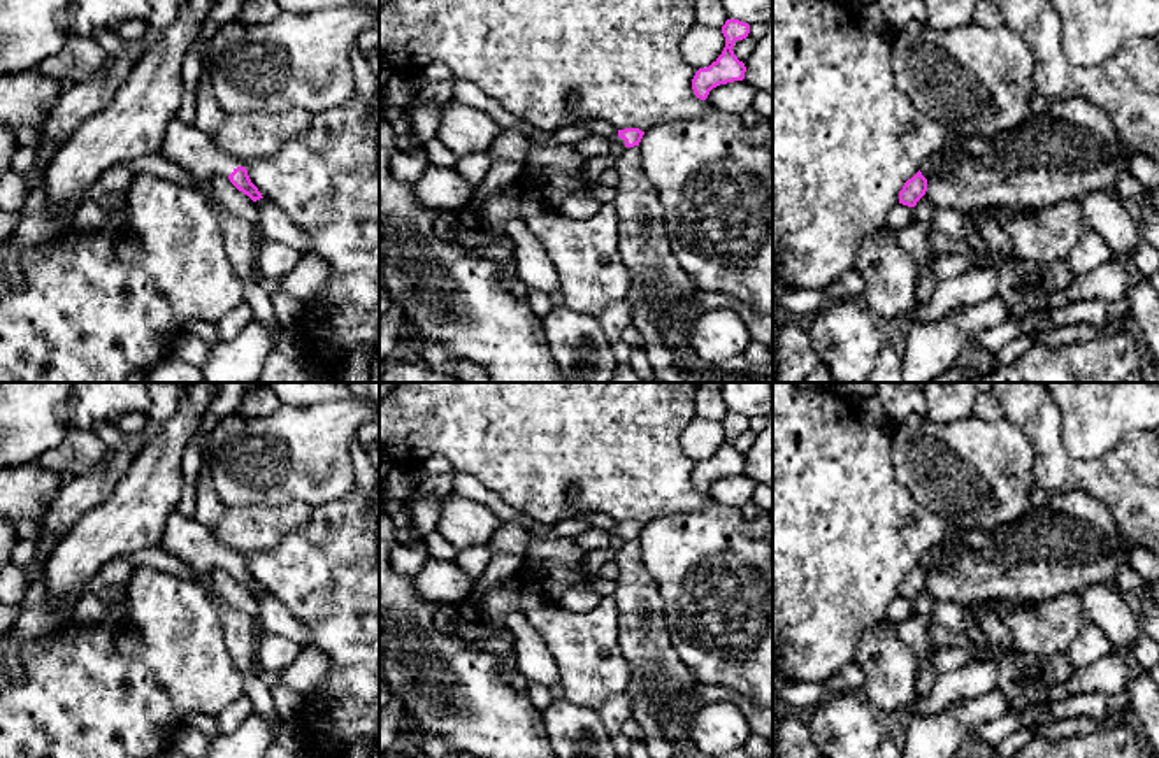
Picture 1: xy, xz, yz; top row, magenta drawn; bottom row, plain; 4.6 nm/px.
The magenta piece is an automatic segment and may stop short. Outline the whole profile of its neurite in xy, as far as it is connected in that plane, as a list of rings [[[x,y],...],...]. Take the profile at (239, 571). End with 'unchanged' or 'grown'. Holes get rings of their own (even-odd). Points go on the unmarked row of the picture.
[[[174,511],[165,525],[160,547],[172,558],[181,560],[195,570],[198,584],[205,586],[214,568],[227,568],[230,576],[253,595],[263,591],[251,576],[246,558],[221,546],[211,530],[195,518]]]; grown

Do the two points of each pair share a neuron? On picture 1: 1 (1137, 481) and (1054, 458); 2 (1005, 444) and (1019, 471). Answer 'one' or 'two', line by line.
1: one
2: one

